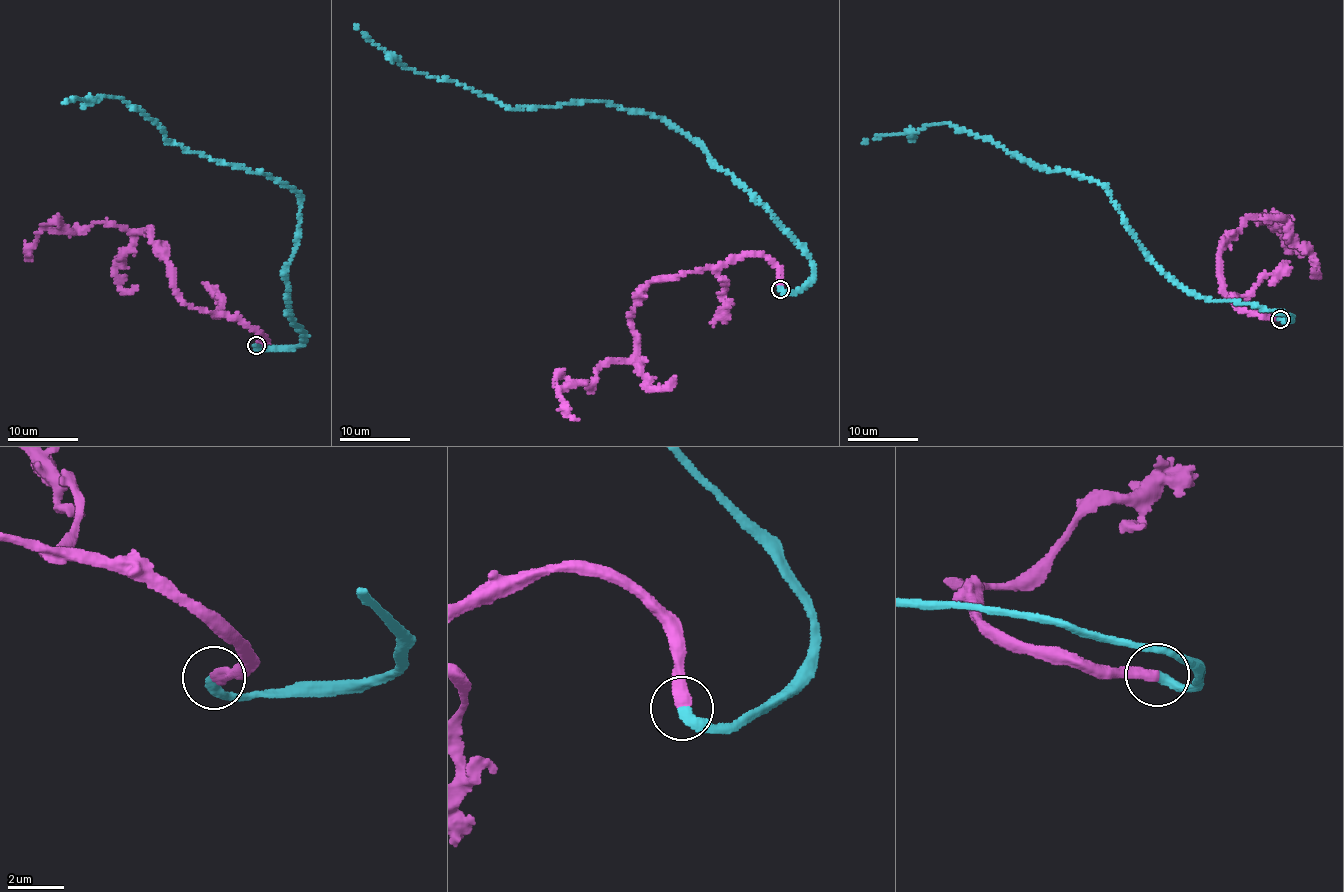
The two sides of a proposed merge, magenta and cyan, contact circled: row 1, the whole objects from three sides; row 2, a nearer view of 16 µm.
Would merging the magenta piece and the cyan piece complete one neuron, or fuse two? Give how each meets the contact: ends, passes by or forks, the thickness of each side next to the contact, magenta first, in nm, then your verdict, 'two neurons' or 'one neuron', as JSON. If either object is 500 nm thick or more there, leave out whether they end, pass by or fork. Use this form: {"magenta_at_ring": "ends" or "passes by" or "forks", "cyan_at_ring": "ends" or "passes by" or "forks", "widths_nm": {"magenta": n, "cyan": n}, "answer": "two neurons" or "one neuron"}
{"magenta_at_ring": "ends", "cyan_at_ring": "ends", "widths_nm": {"magenta": 400, "cyan": 380}, "answer": "one neuron"}

